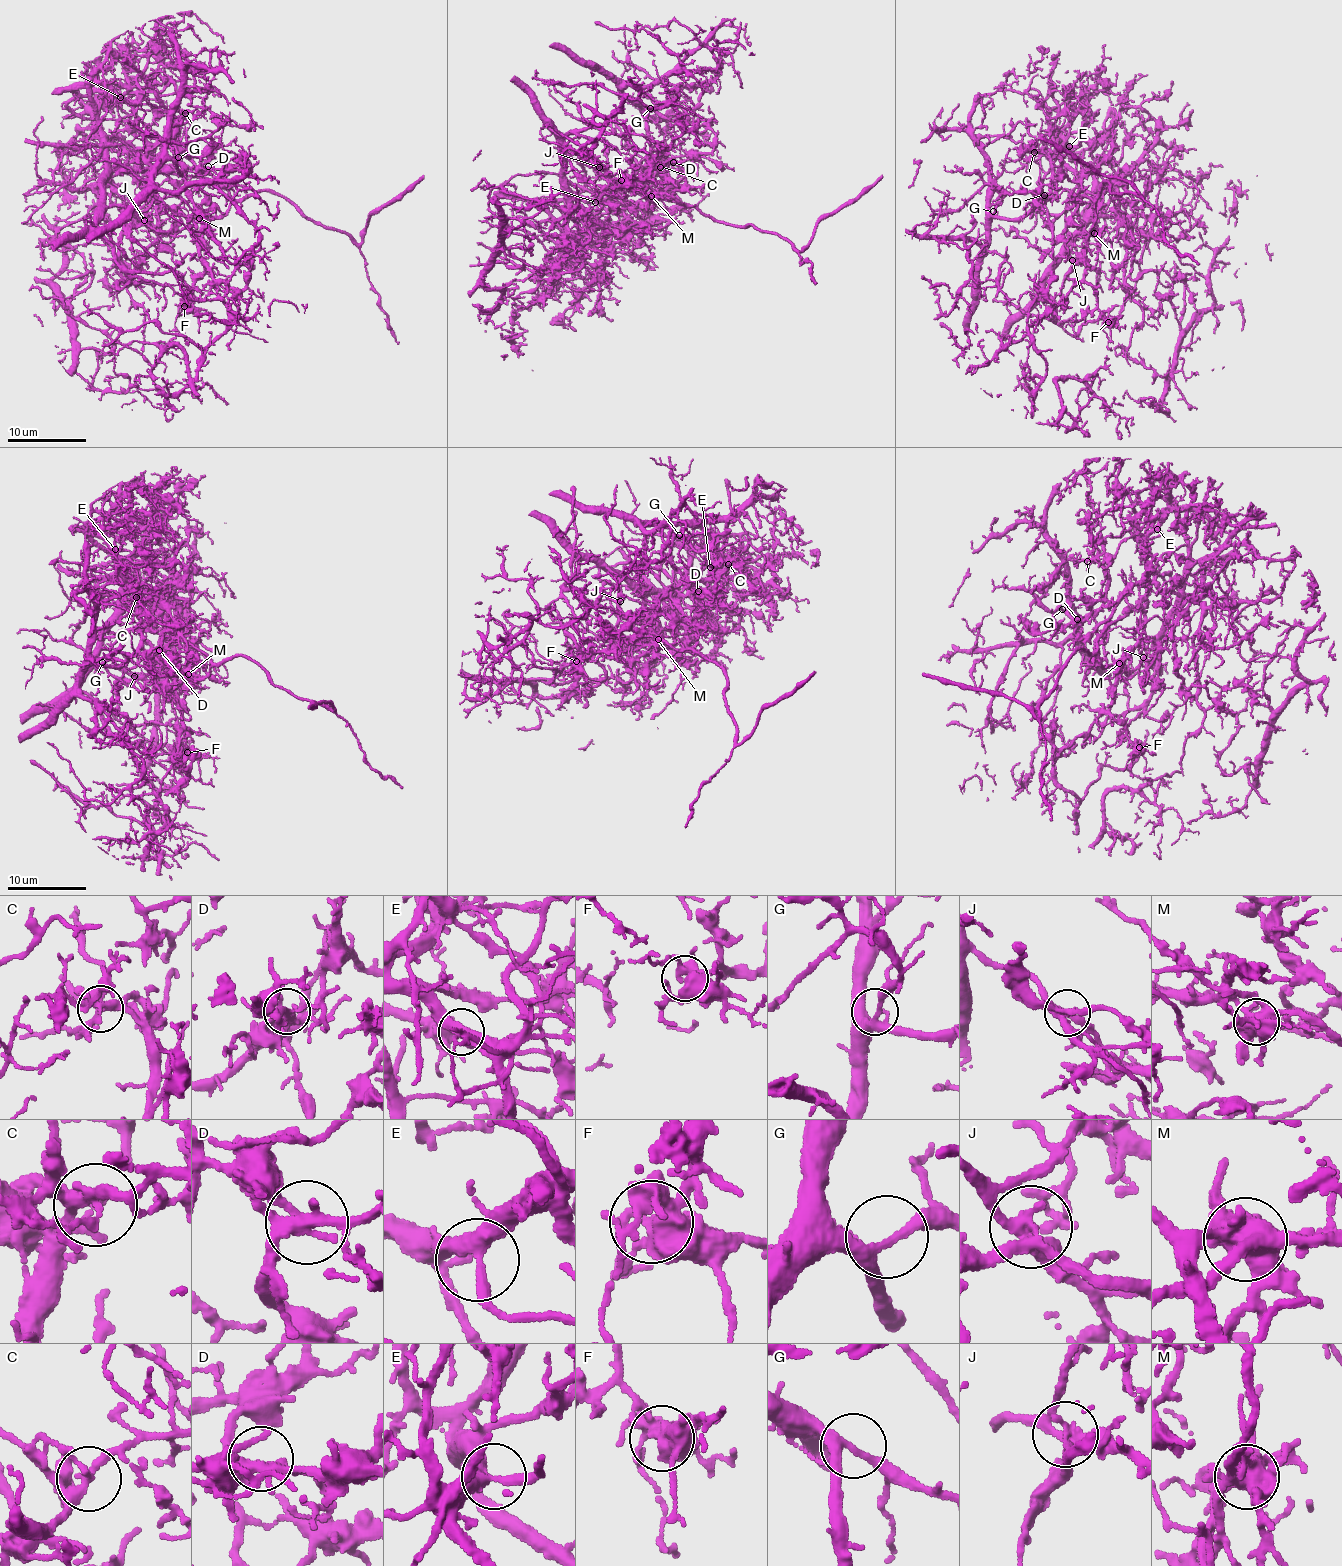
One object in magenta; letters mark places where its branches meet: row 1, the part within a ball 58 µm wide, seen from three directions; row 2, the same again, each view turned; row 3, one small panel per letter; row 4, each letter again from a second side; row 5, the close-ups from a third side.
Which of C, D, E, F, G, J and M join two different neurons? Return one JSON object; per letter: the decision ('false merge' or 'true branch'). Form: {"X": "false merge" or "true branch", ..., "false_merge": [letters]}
{"C": "false merge", "D": "true branch", "E": "true branch", "F": "true branch", "G": "true branch", "J": "false merge", "M": "false merge", "false_merge": ["C", "J", "M"]}

